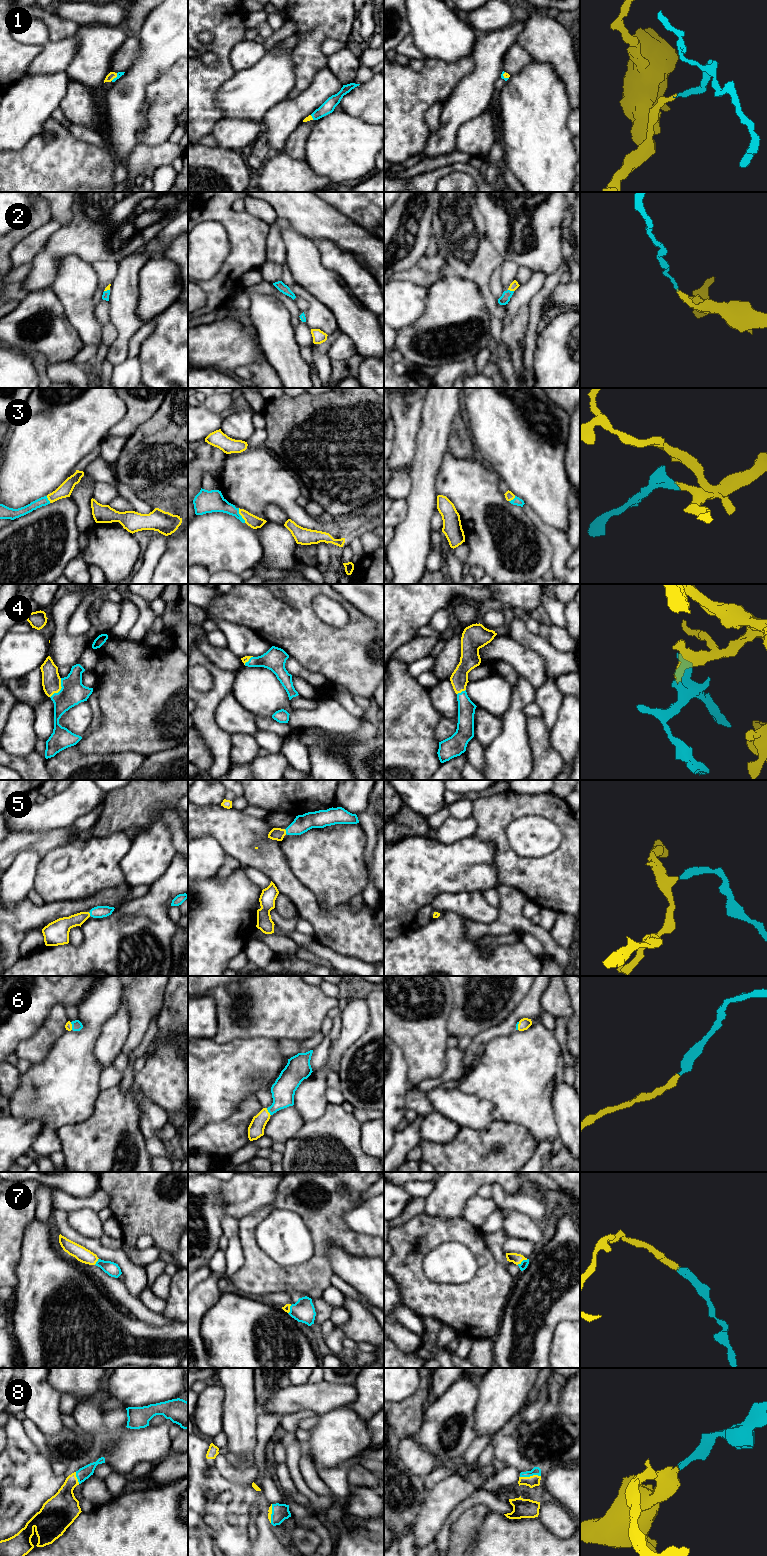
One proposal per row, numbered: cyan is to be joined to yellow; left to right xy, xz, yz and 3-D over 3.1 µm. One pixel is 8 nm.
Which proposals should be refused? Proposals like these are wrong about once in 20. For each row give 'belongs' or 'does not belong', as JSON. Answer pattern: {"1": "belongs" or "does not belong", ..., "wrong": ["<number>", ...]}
{"1": "belongs", "2": "belongs", "3": "belongs", "4": "belongs", "5": "belongs", "6": "belongs", "7": "belongs", "8": "belongs", "wrong": []}

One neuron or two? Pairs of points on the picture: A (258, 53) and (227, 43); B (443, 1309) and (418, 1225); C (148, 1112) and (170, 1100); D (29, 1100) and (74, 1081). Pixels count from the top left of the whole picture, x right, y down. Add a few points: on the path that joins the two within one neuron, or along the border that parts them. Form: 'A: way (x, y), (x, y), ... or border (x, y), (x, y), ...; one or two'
A: border (245, 40), (230, 53), (229, 61), (235, 70); two
B: way (422, 1288), (409, 1275), (409, 1246); one
C: border (140, 1092), (146, 1098), (158, 1104), (167, 1113); two
D: way (40, 1095), (63, 1088); one

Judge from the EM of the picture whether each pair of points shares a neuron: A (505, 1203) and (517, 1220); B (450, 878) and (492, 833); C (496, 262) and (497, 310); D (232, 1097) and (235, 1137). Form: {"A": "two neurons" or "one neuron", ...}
{"A": "two neurons", "B": "two neurons", "C": "one neuron", "D": "two neurons"}

